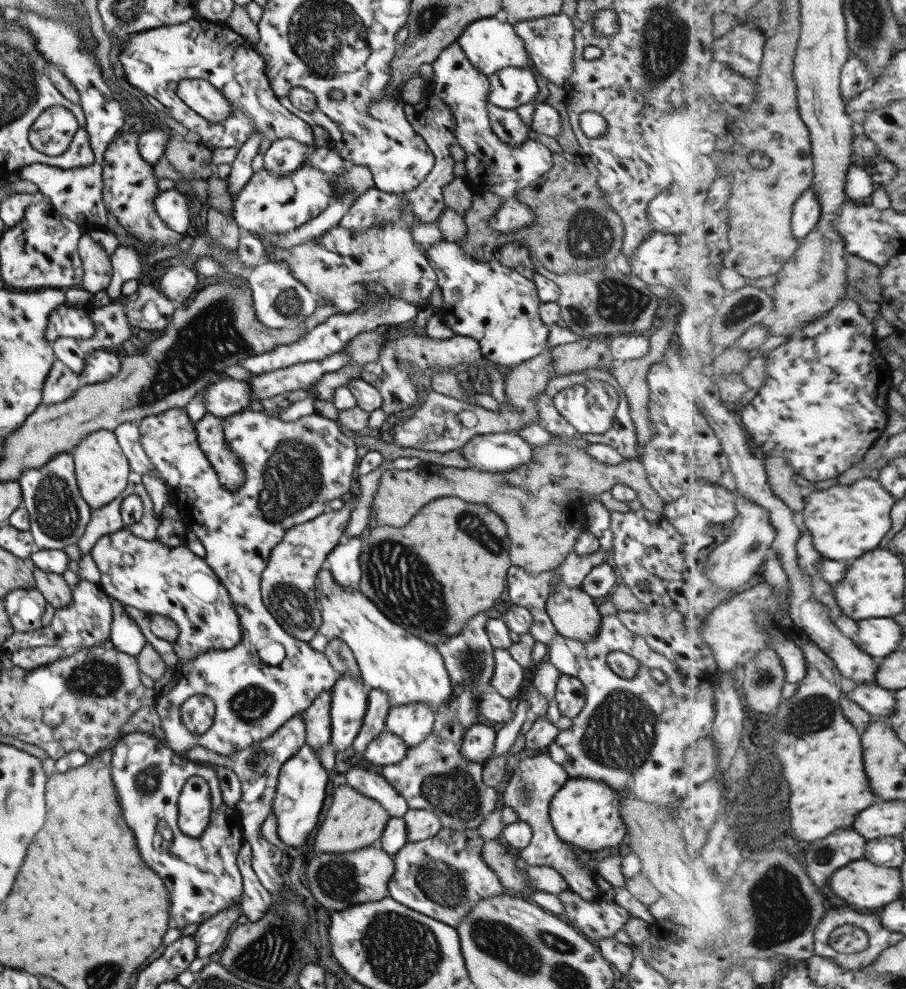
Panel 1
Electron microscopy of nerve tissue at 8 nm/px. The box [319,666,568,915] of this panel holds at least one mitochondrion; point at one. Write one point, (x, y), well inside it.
(452, 790)

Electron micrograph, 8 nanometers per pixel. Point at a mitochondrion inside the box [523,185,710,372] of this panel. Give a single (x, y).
(617, 301)

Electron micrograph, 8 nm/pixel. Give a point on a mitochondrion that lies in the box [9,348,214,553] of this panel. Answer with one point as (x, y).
(55, 507)

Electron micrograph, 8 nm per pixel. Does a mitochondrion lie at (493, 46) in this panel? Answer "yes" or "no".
no

